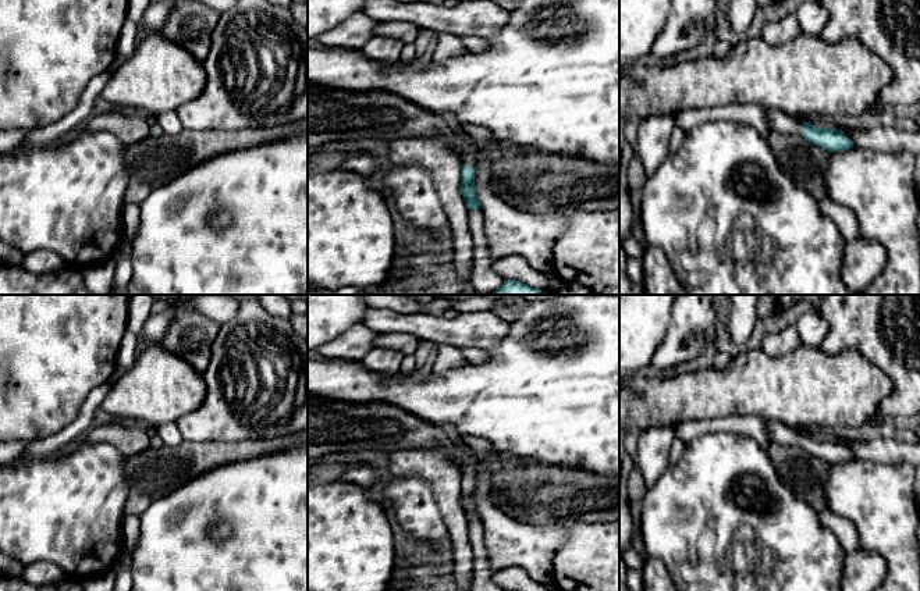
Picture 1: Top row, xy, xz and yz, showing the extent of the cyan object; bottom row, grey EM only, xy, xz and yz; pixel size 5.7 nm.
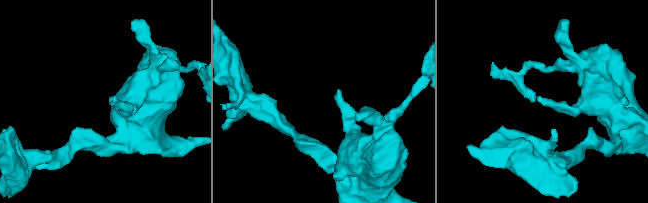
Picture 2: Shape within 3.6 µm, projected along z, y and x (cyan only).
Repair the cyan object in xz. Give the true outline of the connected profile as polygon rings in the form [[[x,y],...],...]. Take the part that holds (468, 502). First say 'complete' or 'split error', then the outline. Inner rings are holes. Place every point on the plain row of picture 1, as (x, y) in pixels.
split error; [[[465,460],[462,464],[462,478],[461,478],[461,506],[469,521],[482,520],[475,501],[473,474],[475,474],[473,463],[470,460]]]

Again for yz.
split error; [[[768,421],[771,444],[785,444],[789,446],[803,446],[811,455],[823,459],[828,464],[848,462],[855,455],[839,441],[817,439],[810,432],[798,434],[793,428],[775,421]]]

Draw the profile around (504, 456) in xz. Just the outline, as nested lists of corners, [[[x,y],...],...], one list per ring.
[[[498,452],[497,456],[504,463],[519,464],[523,467],[562,469],[565,471],[575,470],[572,466],[548,466],[548,464],[540,463],[534,459],[526,459],[526,458],[515,456],[509,452]]]

